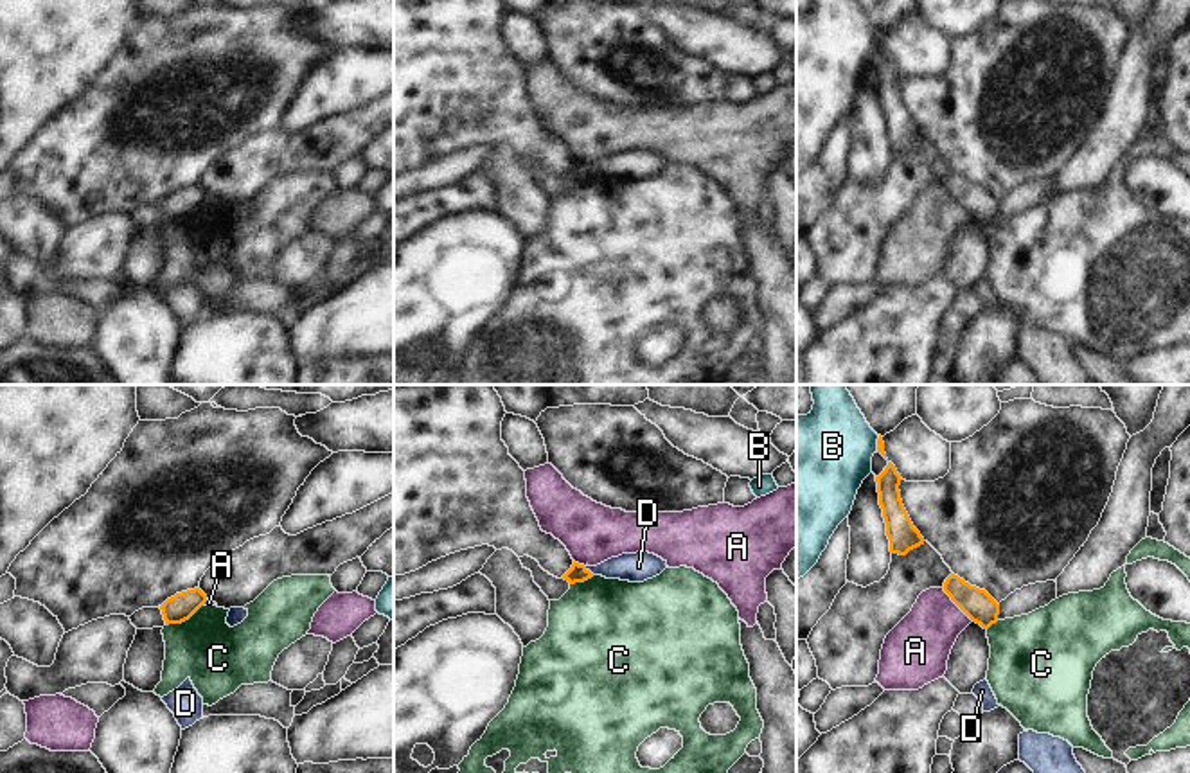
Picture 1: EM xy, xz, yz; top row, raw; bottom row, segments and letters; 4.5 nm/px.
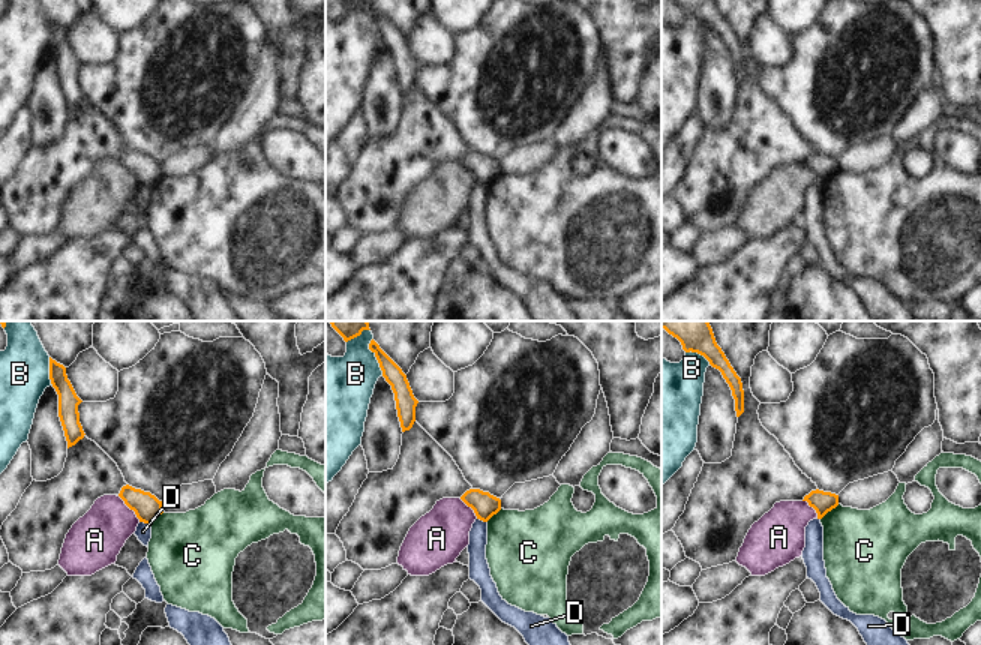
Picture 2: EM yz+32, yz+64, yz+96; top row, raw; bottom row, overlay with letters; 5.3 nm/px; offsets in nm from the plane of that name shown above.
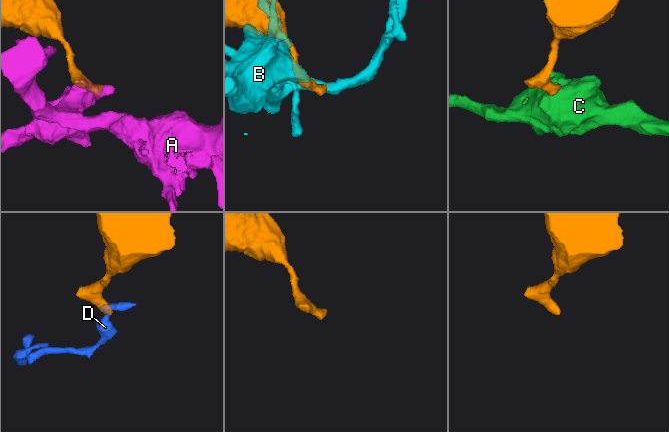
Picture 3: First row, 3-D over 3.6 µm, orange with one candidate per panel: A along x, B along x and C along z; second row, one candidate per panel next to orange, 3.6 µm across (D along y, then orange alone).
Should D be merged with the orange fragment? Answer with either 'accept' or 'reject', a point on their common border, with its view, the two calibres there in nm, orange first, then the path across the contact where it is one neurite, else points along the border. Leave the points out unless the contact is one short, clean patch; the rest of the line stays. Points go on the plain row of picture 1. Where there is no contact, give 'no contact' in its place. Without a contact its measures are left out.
reject | xz (588, 168) | 80/130 nm | along xz (585, 164), (594, 171)

